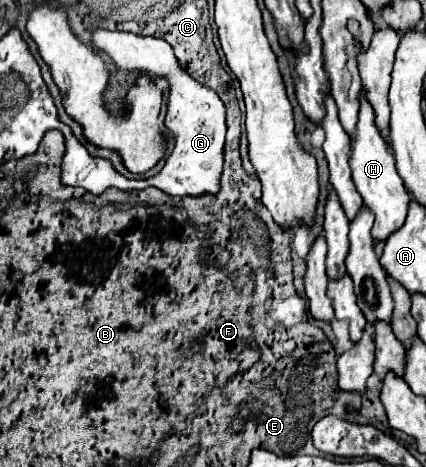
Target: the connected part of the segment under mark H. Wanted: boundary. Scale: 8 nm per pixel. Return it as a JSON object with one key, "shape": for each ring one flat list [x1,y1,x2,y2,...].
{"shape":[[361,91,361,111,359,111,359,123,357,123,357,133,355,139,351,141,351,169,353,169,353,181,357,185,357,191,363,197,363,203,371,209,375,215,375,225,373,225,373,237,377,241,389,239,401,225,405,223,407,217,407,207,409,207,409,191,403,185,403,179,399,177,395,169,395,159,393,153,389,151,389,145,385,139,381,139,375,123,373,123,373,109,365,101,365,91]]}

